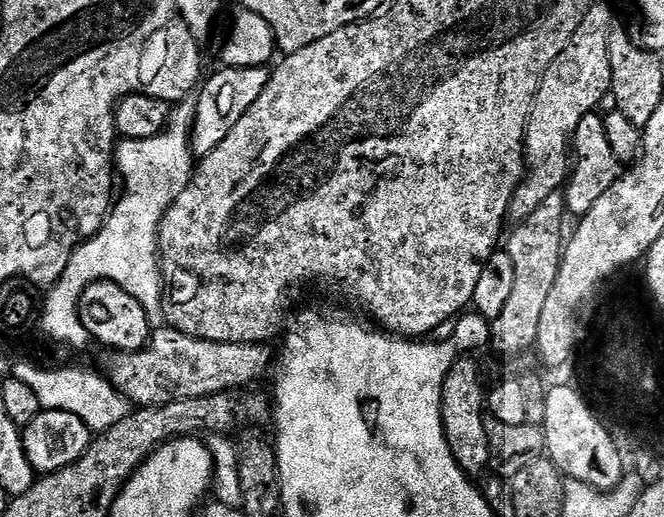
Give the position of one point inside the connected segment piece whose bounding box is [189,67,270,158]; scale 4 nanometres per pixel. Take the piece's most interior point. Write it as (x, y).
(225, 98)

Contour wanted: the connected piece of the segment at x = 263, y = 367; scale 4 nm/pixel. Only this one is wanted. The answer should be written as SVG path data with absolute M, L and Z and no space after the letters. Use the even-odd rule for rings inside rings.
M165 326L153 331L142 350L113 355L107 379L129 405L160 408L170 402L247 389L273 367L274 352L270 349L262 344L212 344Z

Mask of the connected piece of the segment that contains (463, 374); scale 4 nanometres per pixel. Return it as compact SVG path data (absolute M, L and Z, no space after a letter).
M459 358L453 368L444 372L440 386L440 413L442 414L442 426L444 437L450 446L450 454L454 454L454 462L464 471L469 478L483 477L489 471L492 463L492 451L490 442L486 438L486 387L480 381L480 368L472 361L472 358Z

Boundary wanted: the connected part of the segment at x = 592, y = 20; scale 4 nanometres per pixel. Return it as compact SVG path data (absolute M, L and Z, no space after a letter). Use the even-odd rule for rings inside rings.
M593 3L592 8L582 18L582 26L570 38L570 42L558 54L558 58L551 66L540 82L540 88L536 91L536 100L532 103L532 112L528 116L528 129L524 131L524 150L526 153L526 175L512 191L512 200L508 203L507 219L519 222L530 218L550 194L554 194L565 187L570 175L570 145L572 134L575 132L578 122L586 118L588 112L596 112L599 104L603 102L612 90L612 63L608 53L608 39L612 33L614 21L612 21L612 8L608 4Z

